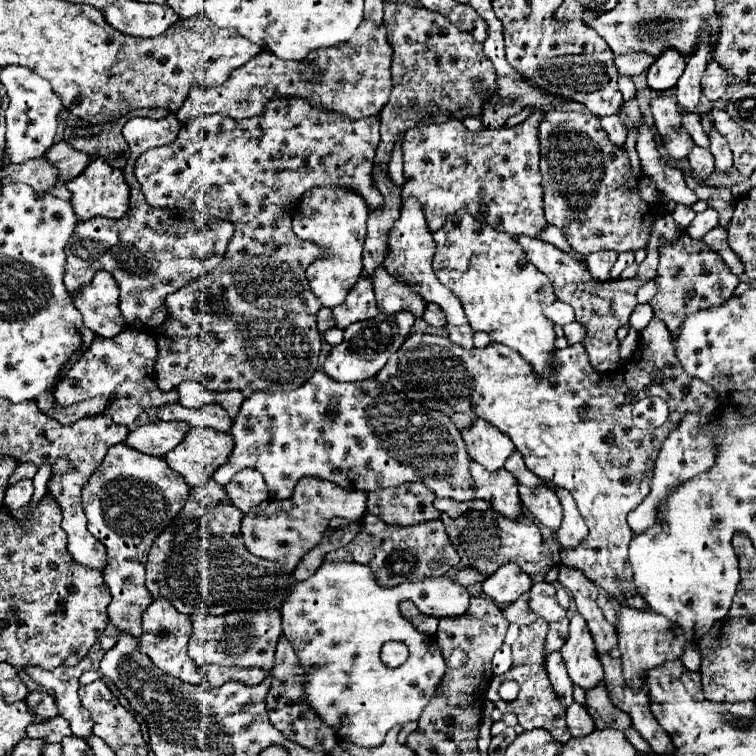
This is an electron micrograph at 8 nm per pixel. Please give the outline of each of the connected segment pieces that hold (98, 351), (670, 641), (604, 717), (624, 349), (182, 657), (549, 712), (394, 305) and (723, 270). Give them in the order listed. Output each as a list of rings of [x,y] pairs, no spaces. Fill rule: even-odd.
[[[126,328],[114,338],[96,336],[92,346],[86,350],[86,354],[58,382],[54,390],[54,398],[62,406],[88,400],[92,396],[114,398],[114,402],[106,410],[106,416],[110,416],[116,424],[130,426],[138,418],[140,412],[178,402],[176,390],[160,392],[156,386],[156,378],[154,378],[156,356],[158,356],[158,348],[156,348],[154,338],[140,330]]]
[[[620,606],[618,616],[618,632],[620,632],[620,650],[624,652],[624,678],[632,684],[632,688],[640,690],[644,686],[644,680],[638,678],[648,668],[654,668],[656,664],[662,664],[666,660],[680,658],[686,648],[686,638],[680,626],[672,624],[668,618],[658,614],[646,614],[628,606]]]
[[[604,682],[600,688],[592,688],[592,692],[586,692],[586,708],[596,722],[596,730],[614,728],[624,732],[632,728],[630,716],[612,704]]]
[[[630,328],[630,332],[628,332],[628,336],[620,342],[620,360],[622,362],[626,362],[626,360],[630,360],[632,358],[632,354],[634,354],[634,350],[636,350],[636,346],[638,346],[638,332],[634,332],[632,328]]]
[[[156,600],[144,612],[144,634],[138,640],[138,650],[142,654],[146,654],[152,660],[152,664],[156,668],[160,668],[162,672],[166,672],[174,678],[180,678],[182,682],[200,684],[200,682],[204,682],[202,672],[186,652],[190,632],[192,632],[192,622],[190,622],[188,614],[176,612],[172,608],[172,604],[168,604],[168,600]]]
[[[536,620],[536,622],[520,628],[520,636],[512,644],[514,666],[506,674],[492,678],[492,682],[488,686],[488,692],[486,692],[486,698],[490,702],[494,702],[494,706],[500,712],[514,712],[518,716],[518,722],[520,722],[520,726],[524,730],[544,728],[544,730],[548,730],[552,734],[552,738],[556,742],[566,744],[572,738],[570,732],[568,732],[568,728],[566,728],[566,720],[564,720],[566,718],[566,708],[560,704],[560,700],[556,700],[556,694],[552,692],[552,686],[550,686],[550,680],[548,680],[548,674],[546,674],[546,670],[542,666],[542,646],[544,646],[546,630],[548,630],[548,622],[546,620]],[[504,680],[516,680],[520,684],[520,694],[518,694],[518,698],[514,702],[504,702],[498,696],[498,686]]]
[[[384,268],[376,270],[372,284],[374,284],[376,302],[378,302],[380,312],[394,314],[394,312],[406,310],[406,312],[412,312],[414,318],[422,318],[426,310],[426,300],[418,296],[416,292],[412,292],[408,284],[392,278]]]
[[[682,232],[682,236],[678,236],[678,240],[672,244],[667,244],[664,238],[660,241],[658,272],[654,278],[660,286],[654,296],[658,304],[654,304],[652,298],[650,306],[654,308],[654,316],[668,326],[672,336],[678,336],[680,324],[688,314],[724,304],[728,298],[732,298],[736,286],[740,284],[740,278],[734,276],[724,260],[702,240],[692,240]]]

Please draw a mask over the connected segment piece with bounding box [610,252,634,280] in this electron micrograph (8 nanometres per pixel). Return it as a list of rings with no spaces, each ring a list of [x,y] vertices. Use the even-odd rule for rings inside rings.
[[[622,252],[622,254],[618,256],[618,260],[616,260],[616,264],[614,264],[612,270],[610,270],[610,280],[620,278],[620,272],[622,272],[626,266],[630,266],[632,262],[634,262],[634,252]]]

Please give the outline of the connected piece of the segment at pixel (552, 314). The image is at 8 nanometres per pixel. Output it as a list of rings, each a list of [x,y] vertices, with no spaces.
[[[554,302],[554,304],[546,306],[546,308],[544,308],[544,316],[546,316],[548,320],[552,320],[554,324],[560,324],[560,326],[566,326],[566,324],[574,322],[574,312],[572,312],[572,308],[570,308],[568,304],[564,304],[564,302]]]

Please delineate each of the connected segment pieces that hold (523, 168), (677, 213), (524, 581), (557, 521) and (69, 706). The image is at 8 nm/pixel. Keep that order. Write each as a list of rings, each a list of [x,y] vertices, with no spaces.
[[[536,110],[522,124],[502,130],[482,130],[470,132],[460,120],[448,120],[444,124],[420,124],[420,128],[412,128],[404,136],[404,176],[406,184],[402,186],[402,200],[414,196],[420,200],[430,232],[436,232],[446,216],[456,214],[458,210],[470,210],[476,220],[484,220],[500,232],[522,234],[538,238],[540,232],[548,226],[544,218],[542,206],[542,174],[538,168],[540,162],[540,140],[538,140],[538,124],[542,120],[542,112]]]
[[[677,204],[672,212],[674,221],[683,229],[690,225],[695,215],[696,213],[690,207],[682,204]]]
[[[516,564],[500,566],[484,584],[482,592],[490,596],[496,604],[512,604],[530,588],[530,576],[522,572]]]
[[[520,486],[520,500],[524,508],[546,528],[556,532],[562,524],[562,512],[560,512],[560,500],[556,500],[556,494],[550,488],[524,488]]]
[[[84,658],[80,664],[72,668],[56,668],[52,672],[42,670],[42,668],[26,670],[32,680],[36,680],[46,692],[52,692],[56,696],[60,716],[70,722],[74,736],[84,738],[84,740],[92,736],[92,718],[90,718],[90,712],[80,702],[78,678],[82,676],[82,672],[90,668],[92,668],[90,658]]]

